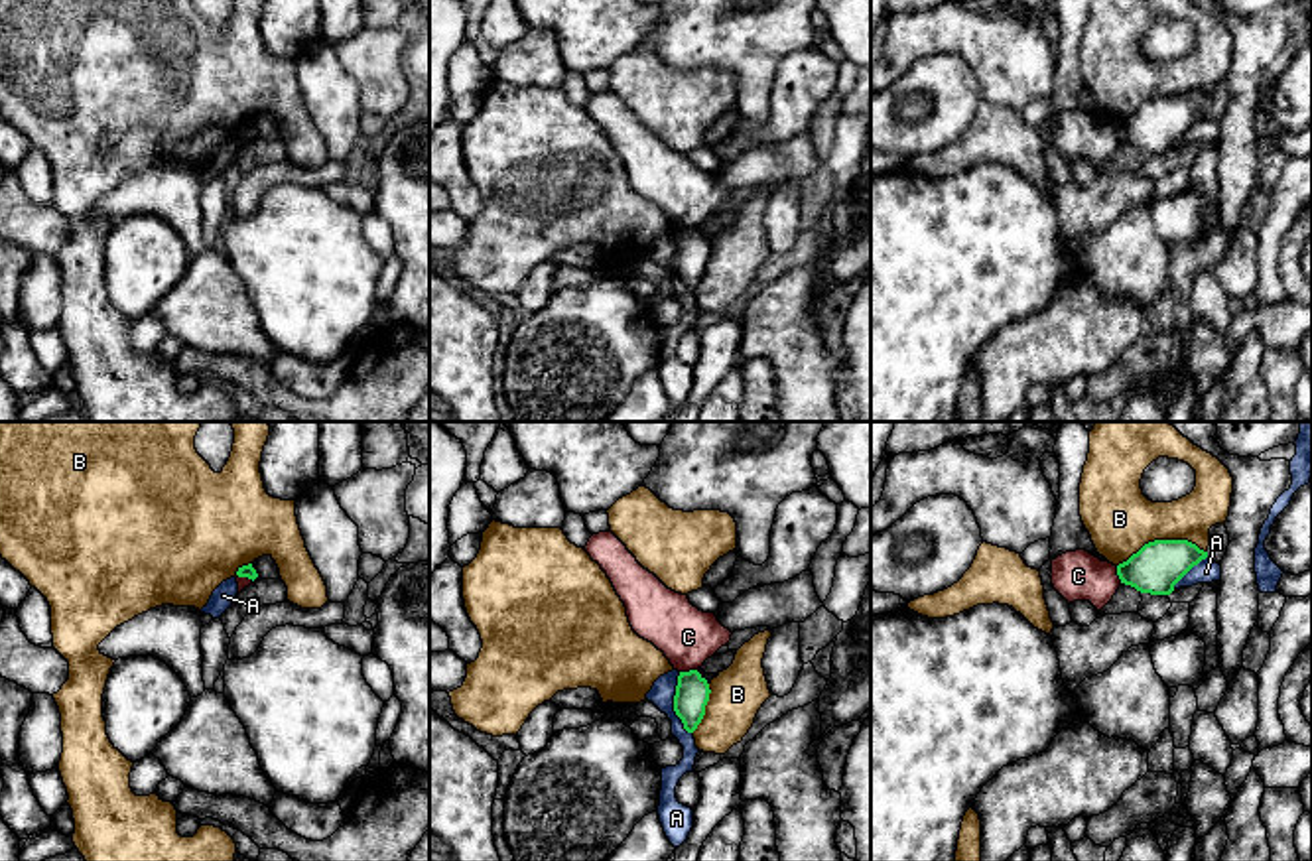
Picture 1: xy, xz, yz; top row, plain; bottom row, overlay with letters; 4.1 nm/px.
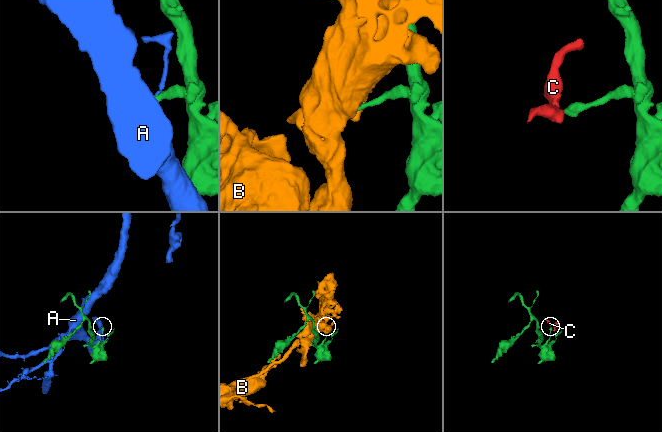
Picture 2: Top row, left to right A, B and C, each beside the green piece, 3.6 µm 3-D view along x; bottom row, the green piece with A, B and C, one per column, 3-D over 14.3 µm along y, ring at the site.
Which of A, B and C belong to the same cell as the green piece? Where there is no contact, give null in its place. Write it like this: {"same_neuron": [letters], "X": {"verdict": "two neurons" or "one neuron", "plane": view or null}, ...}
{"same_neuron": [], "A": {"verdict": "two neurons", "plane": "xz"}, "B": {"verdict": "two neurons", "plane": "yz"}, "C": {"verdict": "two neurons", "plane": "xz"}}

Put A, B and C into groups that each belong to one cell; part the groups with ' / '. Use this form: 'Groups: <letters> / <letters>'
Groups: A / B / C

